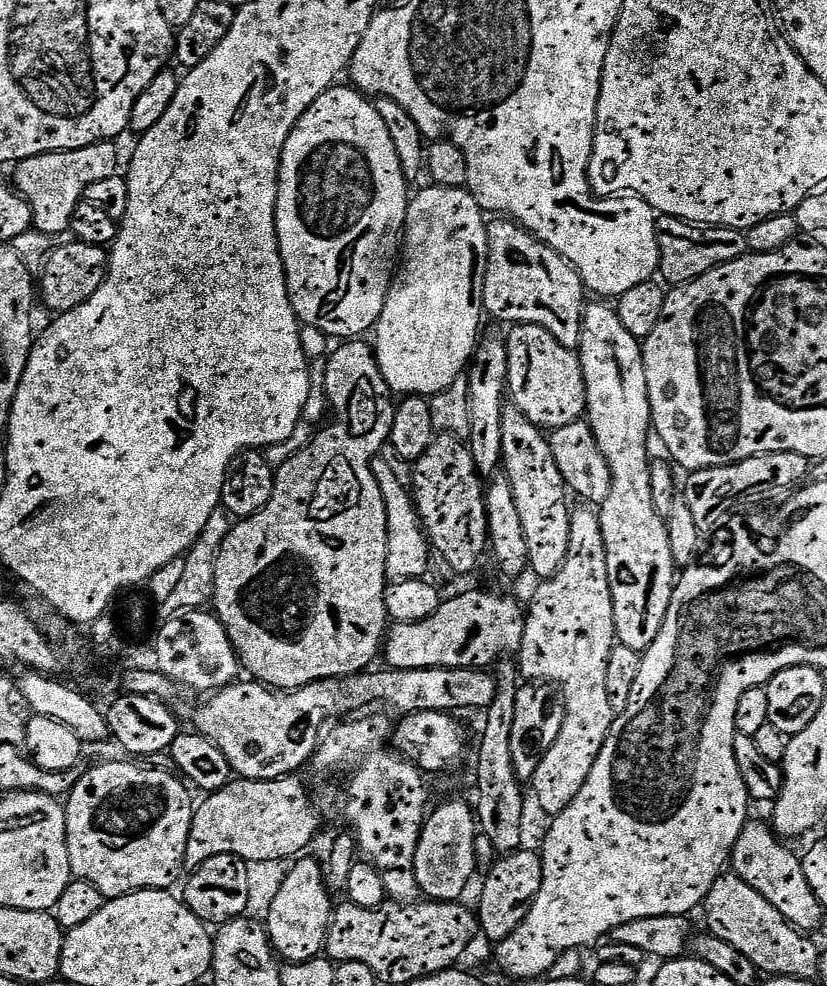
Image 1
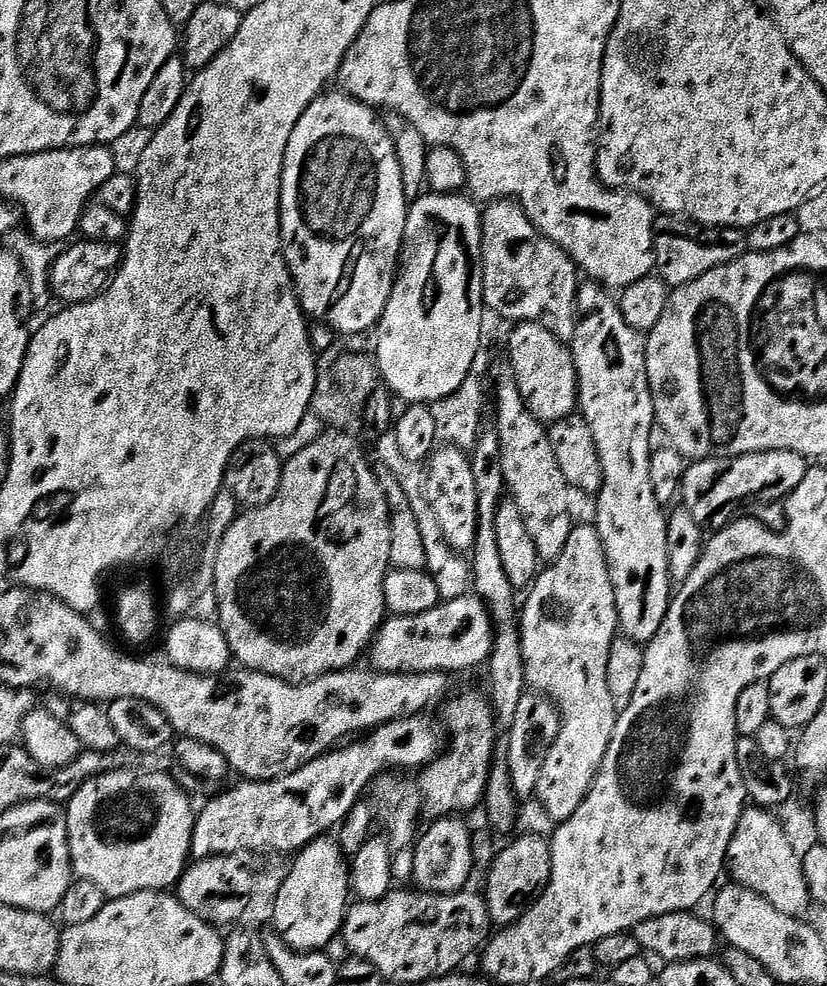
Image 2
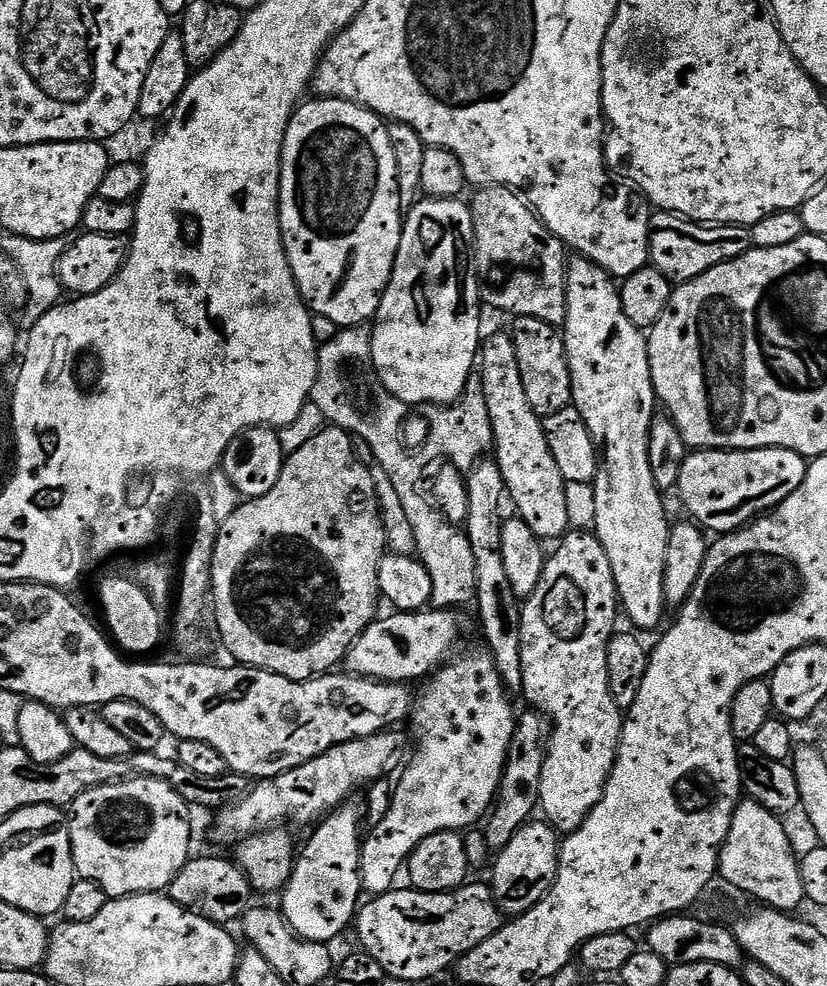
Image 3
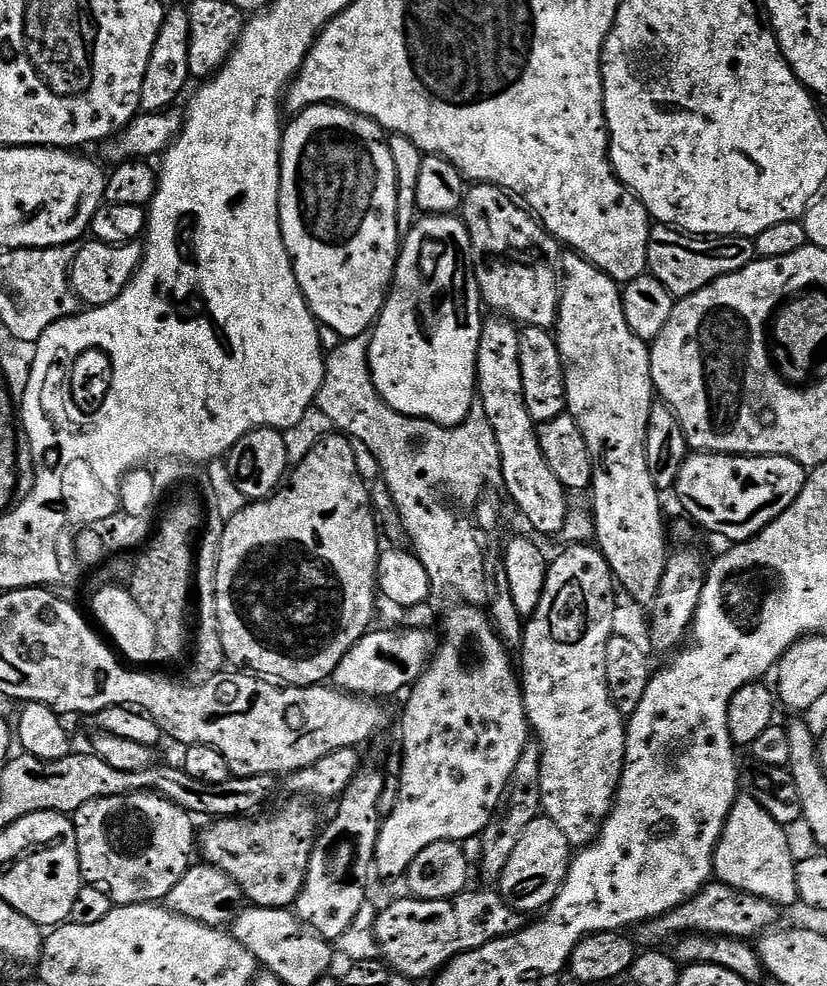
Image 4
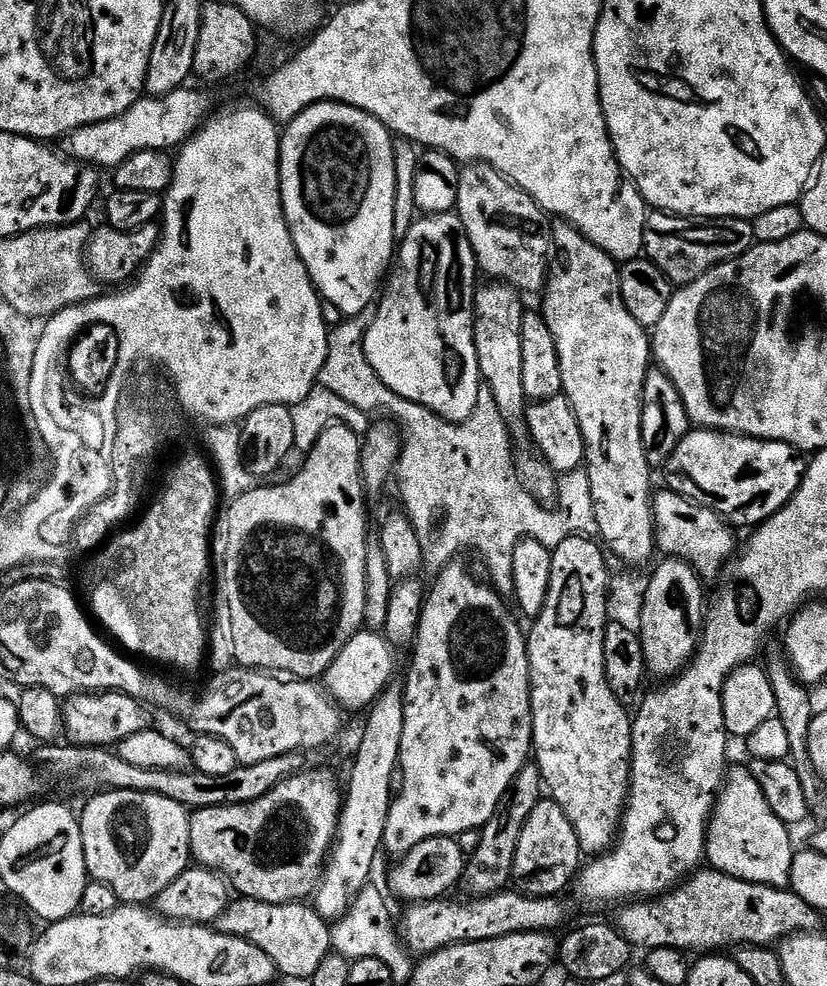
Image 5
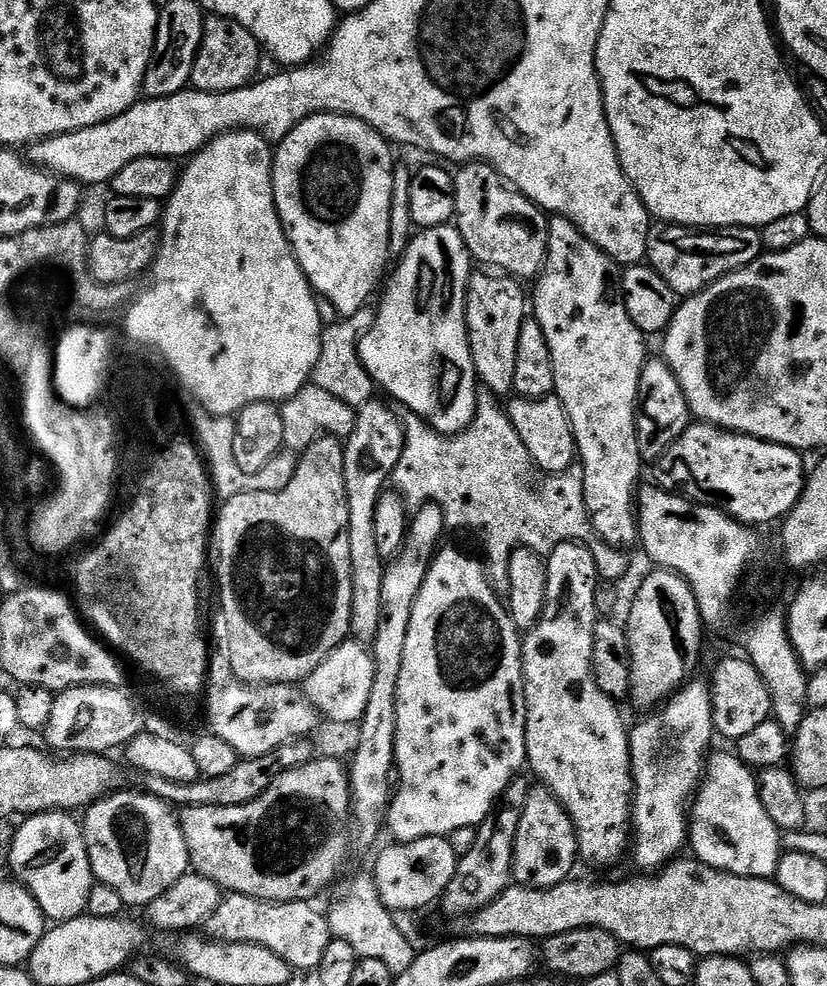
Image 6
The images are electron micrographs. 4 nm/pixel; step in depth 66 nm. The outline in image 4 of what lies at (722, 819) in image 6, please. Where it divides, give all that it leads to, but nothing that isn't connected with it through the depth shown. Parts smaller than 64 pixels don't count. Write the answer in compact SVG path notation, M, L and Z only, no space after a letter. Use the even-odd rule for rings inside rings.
M737 795L732 803L728 820L724 823L724 833L716 843L715 879L743 892L762 896L777 906L795 905L798 900L796 860L788 845L788 836L784 833L787 832L785 825L779 824L764 809L763 803L755 795L752 796Z

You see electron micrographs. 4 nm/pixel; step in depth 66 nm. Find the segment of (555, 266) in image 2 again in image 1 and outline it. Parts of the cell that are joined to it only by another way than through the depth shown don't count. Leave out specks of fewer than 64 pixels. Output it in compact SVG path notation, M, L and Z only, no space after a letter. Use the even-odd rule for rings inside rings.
M496 218L496 221L491 221L488 224L488 265L486 266L486 274L484 275L484 311L490 317L493 316L496 320L501 320L507 326L515 326L517 324L533 324L534 326L542 326L550 334L554 334L554 338L558 338L558 342L562 342L562 346L576 350L580 346L580 329L584 322L584 309L586 307L586 289L584 280L578 273L576 267L566 258L562 258L562 254L555 252L550 246L546 246L523 228L522 225L516 223L511 218Z

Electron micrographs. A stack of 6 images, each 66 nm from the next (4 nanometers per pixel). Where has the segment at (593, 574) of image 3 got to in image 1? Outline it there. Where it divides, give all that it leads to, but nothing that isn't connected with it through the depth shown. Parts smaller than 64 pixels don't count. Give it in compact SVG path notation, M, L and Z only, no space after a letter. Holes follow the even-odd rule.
M580 506L572 512L566 562L558 574L539 586L532 605L526 608L518 668L525 681L539 678L559 688L566 706L562 734L558 734L558 742L554 742L546 758L542 758L542 766L538 766L538 774L534 774L530 782L541 810L548 818L555 818L574 802L578 790L582 790L586 778L590 778L590 770L594 770L594 762L614 719L606 694L606 668L617 638L599 511ZM544 644L548 644L548 648L544 648Z

